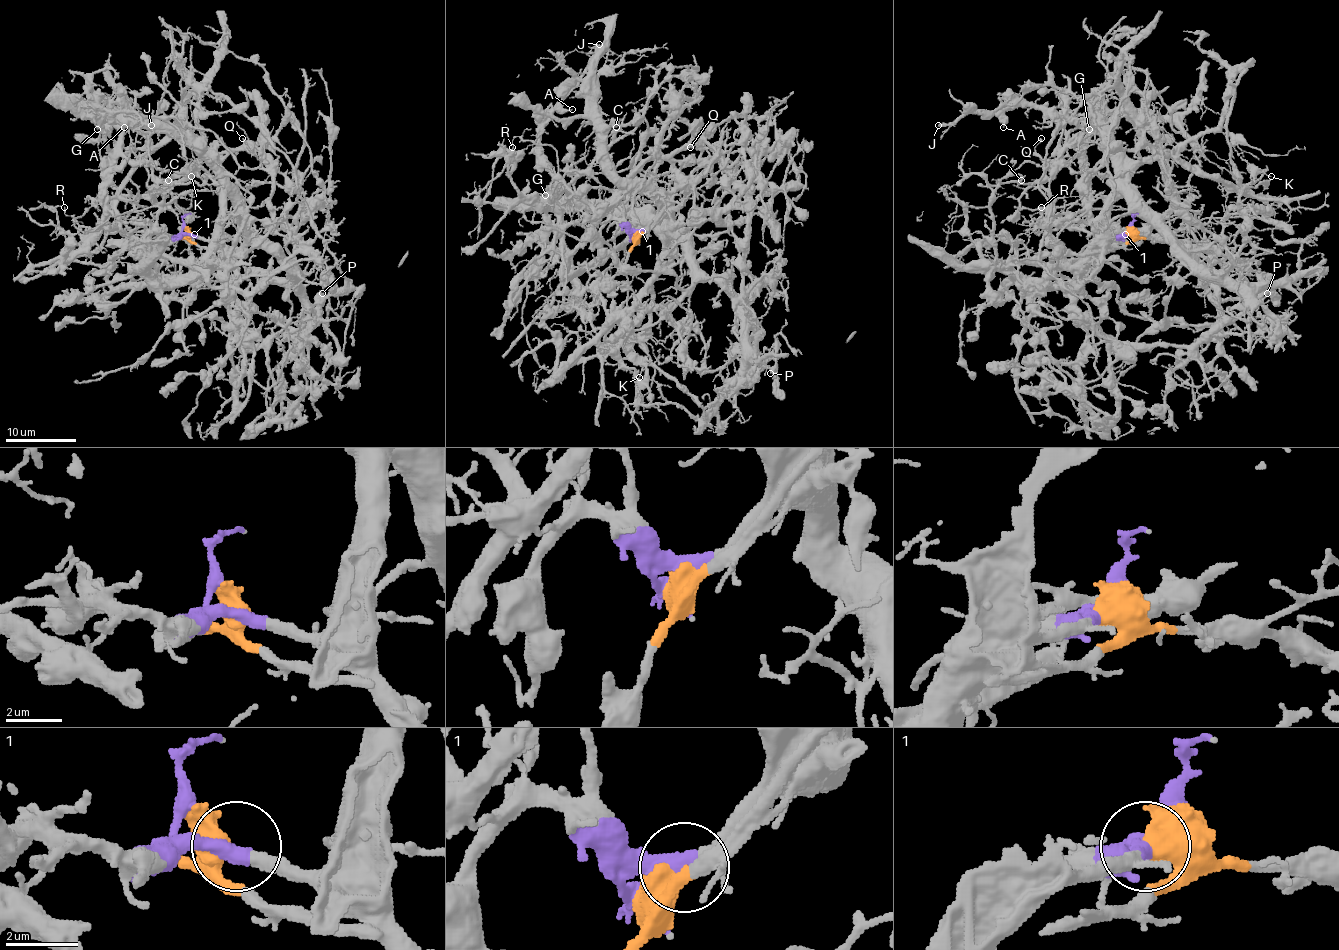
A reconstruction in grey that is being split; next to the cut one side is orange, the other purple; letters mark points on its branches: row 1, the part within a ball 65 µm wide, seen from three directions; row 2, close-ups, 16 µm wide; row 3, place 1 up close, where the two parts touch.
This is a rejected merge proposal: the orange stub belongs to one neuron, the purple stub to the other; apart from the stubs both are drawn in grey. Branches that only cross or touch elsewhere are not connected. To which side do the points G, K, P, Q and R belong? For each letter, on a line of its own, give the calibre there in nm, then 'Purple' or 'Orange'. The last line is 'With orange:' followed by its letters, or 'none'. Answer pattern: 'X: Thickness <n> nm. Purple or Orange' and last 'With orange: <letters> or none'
G: Thickness 90 nm. Purple
K: Thickness 110 nm. Purple
P: Thickness 180 nm. Purple
Q: Thickness 150 nm. Orange
R: Thickness 80 nm. Purple
With orange: Q

